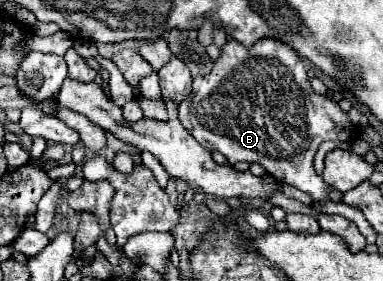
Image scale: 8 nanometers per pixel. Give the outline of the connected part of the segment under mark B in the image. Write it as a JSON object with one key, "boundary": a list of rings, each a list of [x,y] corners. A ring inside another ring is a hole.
{"boundary":[[[261,38],[253,48],[227,40],[211,74],[195,78],[193,100],[195,104],[191,98],[181,102],[179,118],[209,152],[221,152],[229,164],[261,164],[277,182],[295,186],[313,200],[341,202],[343,194],[331,190],[313,170],[313,156],[321,142],[353,140],[355,126],[333,98],[313,92],[305,64],[291,46],[273,38]],[[293,128],[301,136],[291,136]]]}

